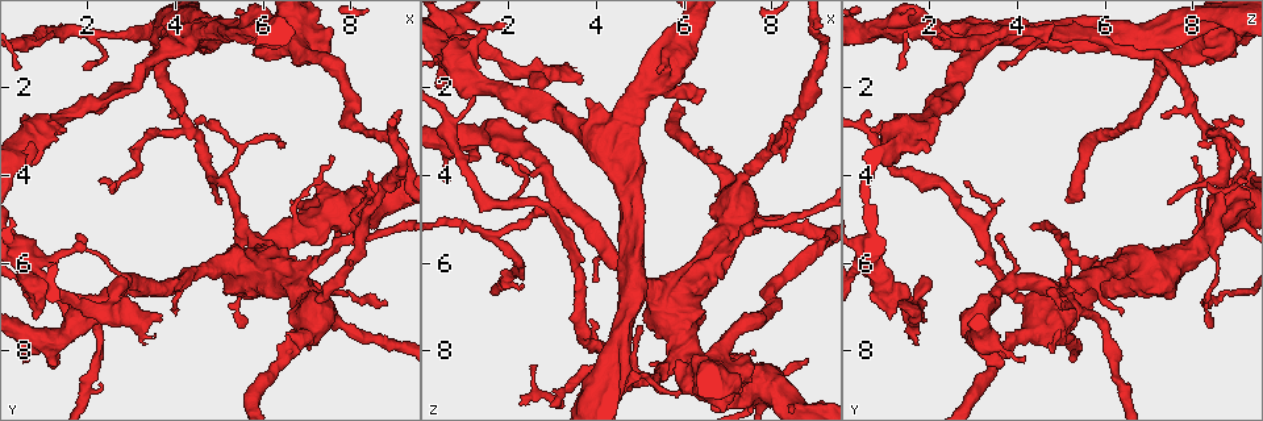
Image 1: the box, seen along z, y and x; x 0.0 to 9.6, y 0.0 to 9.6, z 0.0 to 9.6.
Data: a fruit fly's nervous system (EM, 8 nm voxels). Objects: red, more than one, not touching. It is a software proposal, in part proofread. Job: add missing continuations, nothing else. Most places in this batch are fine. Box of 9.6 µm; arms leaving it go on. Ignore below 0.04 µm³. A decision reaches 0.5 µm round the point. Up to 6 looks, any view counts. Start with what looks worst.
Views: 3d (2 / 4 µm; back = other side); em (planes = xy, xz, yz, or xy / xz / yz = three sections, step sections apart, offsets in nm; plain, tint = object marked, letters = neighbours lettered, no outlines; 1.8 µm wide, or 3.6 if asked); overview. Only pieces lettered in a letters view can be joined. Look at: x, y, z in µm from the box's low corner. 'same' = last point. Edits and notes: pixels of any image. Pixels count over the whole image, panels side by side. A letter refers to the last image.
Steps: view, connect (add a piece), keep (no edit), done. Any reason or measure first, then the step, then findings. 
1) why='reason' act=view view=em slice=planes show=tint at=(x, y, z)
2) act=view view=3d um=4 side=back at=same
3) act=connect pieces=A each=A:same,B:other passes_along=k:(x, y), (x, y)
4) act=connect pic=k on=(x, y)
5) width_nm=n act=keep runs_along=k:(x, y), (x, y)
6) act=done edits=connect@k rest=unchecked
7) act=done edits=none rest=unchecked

why='an open end' act=view view=em slice=xz step=8 show=plain at=(0.80, 3.70, 0.95)

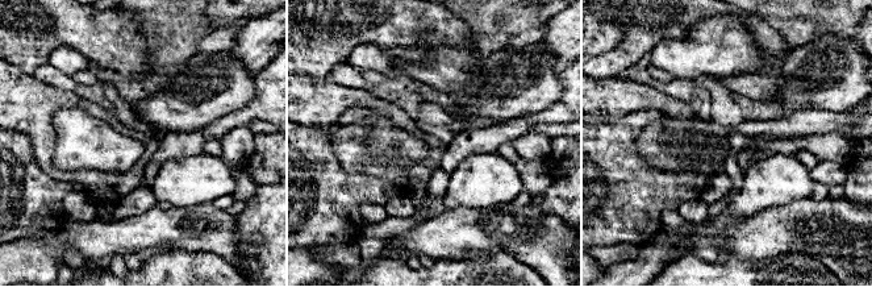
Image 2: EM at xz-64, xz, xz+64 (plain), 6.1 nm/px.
why='see the neighbours' act=view view=em slice=xz step=8 show=letters at=same

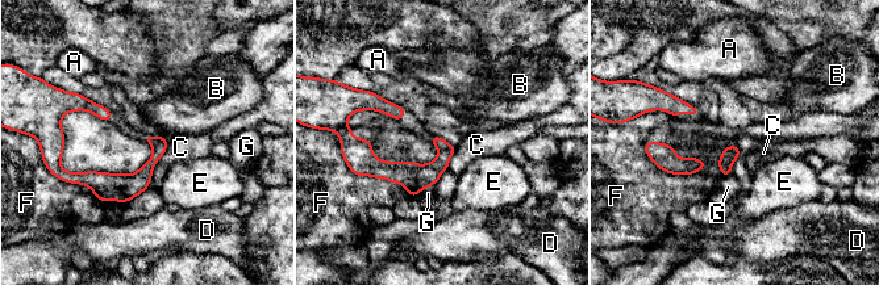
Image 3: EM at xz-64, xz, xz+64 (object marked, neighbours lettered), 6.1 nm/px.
act=keep each=A:other,B:other,C:other,D:other,E:other,F:other,G:other found='no lettered piece goes on from it'

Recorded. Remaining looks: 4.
why='an open end' act=view view=em slice=xy step=4 show=tint at=(3.80, 2.70, 7.25)

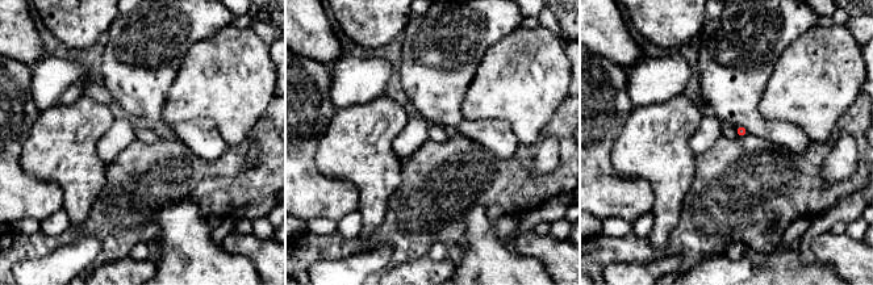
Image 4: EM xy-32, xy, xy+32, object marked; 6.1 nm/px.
why='another direction' act=view view=em slice=yz step=8 show=letters at=same

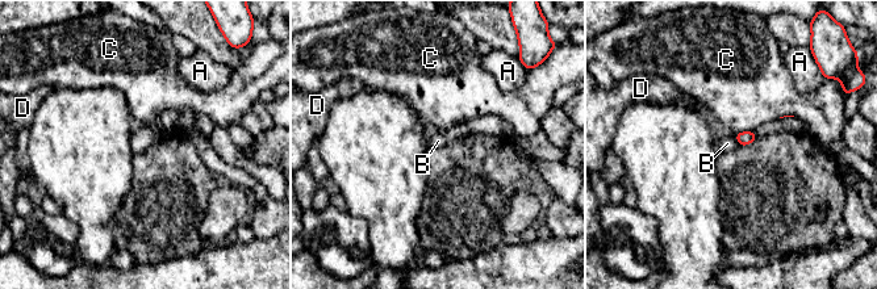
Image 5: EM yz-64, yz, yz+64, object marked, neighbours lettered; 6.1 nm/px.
width_nm=90 act=keep each=A:other,B:other,C:other,D:other border=5:(734, 134), (739, 145) found='none of them fits'

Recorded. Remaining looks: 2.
why='branch stops here' act=view view=3d um=4 side=back at=(6.40, 1.00, 2.05)

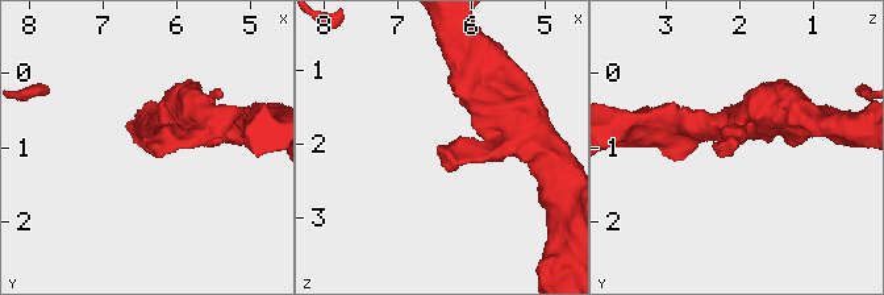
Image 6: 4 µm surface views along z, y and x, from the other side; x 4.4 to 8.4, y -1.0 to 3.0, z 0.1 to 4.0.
why='shape alone is not enough' act=view view=em slice=yz step=8 show=letters at=(6.45, 1.00, 2.00)

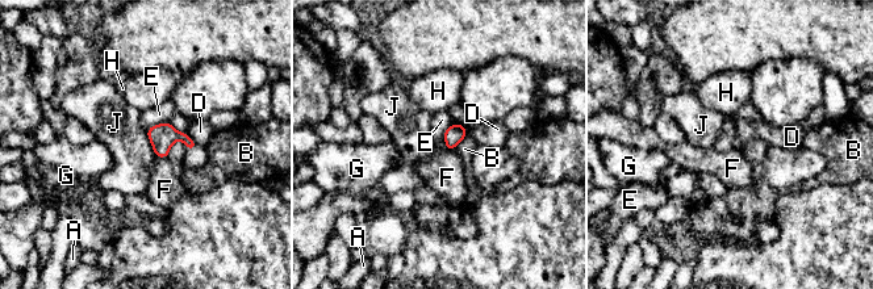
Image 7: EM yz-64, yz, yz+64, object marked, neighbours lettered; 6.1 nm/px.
act=keep each=A:other,B:other,D:other,E:other,F:other,G:other,H:other,J:other border=7:(454, 124), (445, 132), (445, 147) found='no lettered piece goes on from it'

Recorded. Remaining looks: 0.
act=done edits=none rest=unchecked

